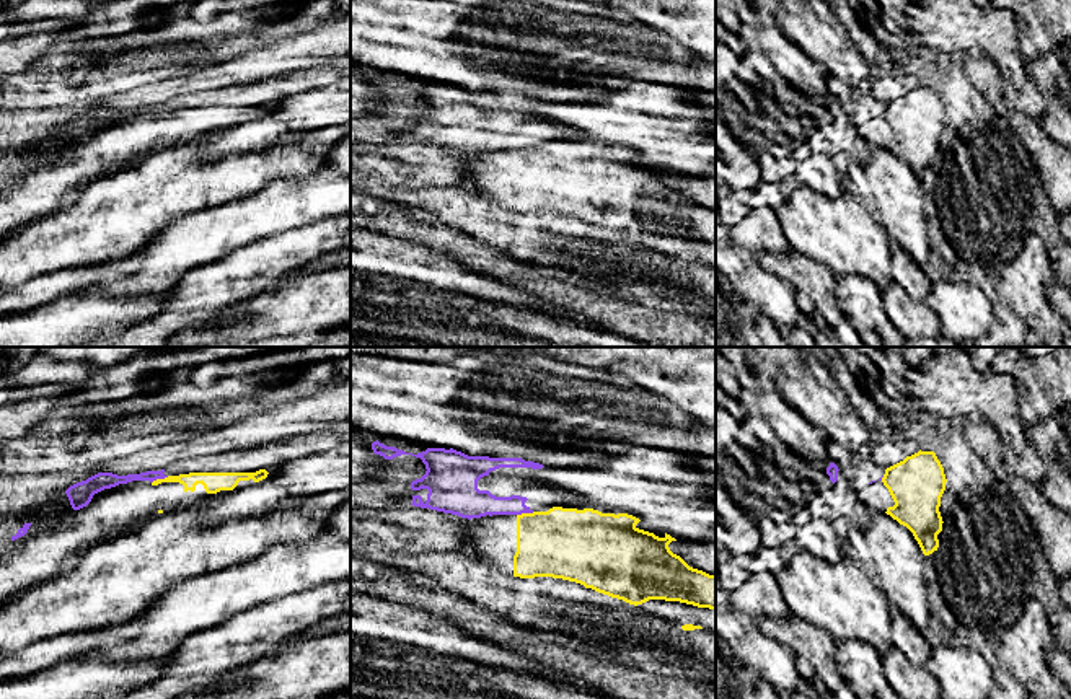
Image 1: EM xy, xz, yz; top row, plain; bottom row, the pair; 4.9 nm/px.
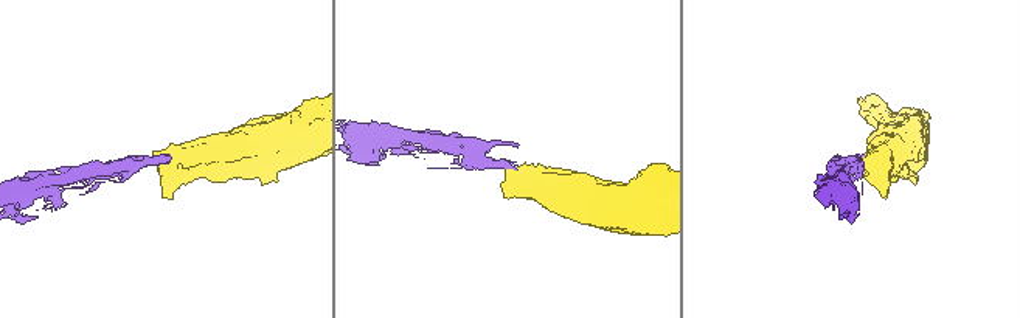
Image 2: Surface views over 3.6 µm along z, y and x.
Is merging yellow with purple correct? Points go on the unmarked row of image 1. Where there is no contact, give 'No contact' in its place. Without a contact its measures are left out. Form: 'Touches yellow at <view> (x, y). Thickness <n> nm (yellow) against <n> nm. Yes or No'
Touches yellow at xy (160, 114). Thickness 90 nm (yellow) against 70 nm. No

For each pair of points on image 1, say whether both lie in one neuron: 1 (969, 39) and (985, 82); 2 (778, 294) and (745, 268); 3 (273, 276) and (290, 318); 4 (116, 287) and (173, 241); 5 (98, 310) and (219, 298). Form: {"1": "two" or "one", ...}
{"1": "two", "2": "one", "3": "two", "4": "one", "5": "two"}

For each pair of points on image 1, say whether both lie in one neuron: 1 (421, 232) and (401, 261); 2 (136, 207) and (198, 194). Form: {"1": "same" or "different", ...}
{"1": "different", "2": "same"}

